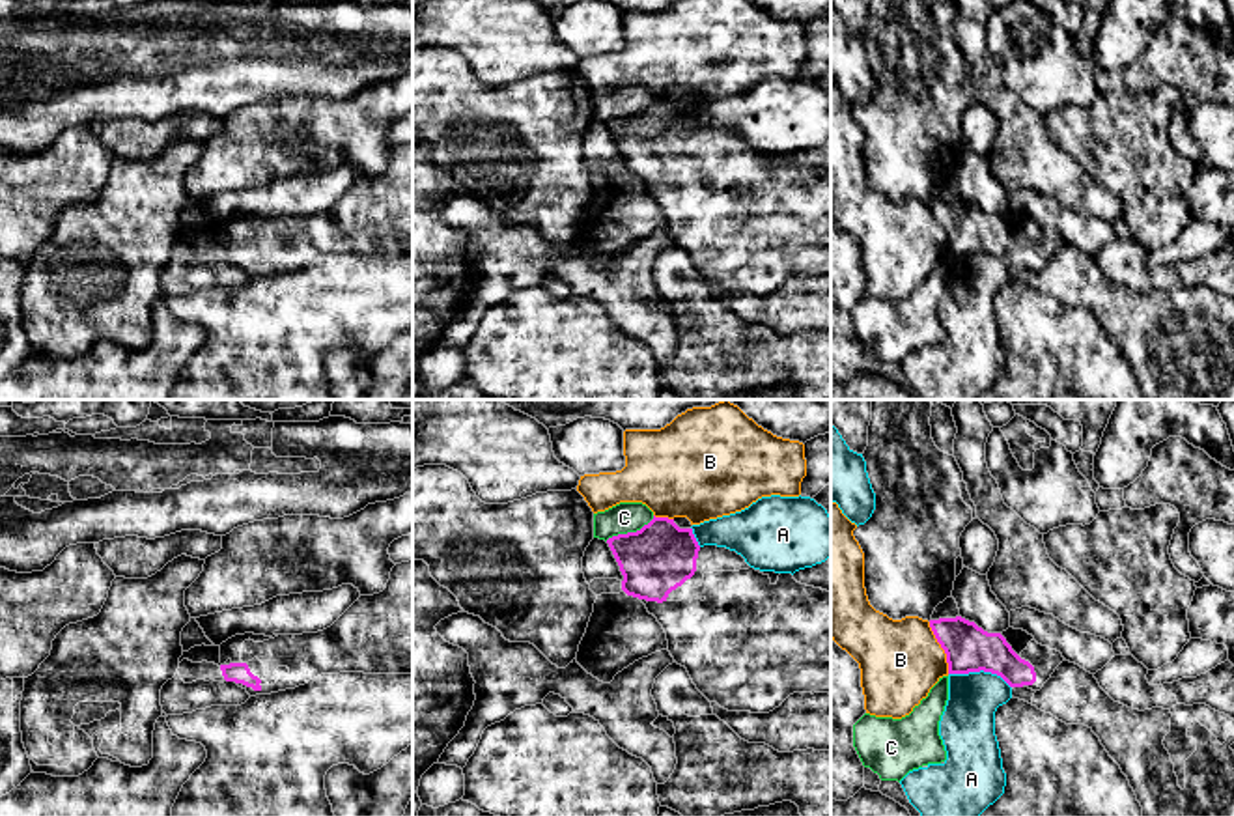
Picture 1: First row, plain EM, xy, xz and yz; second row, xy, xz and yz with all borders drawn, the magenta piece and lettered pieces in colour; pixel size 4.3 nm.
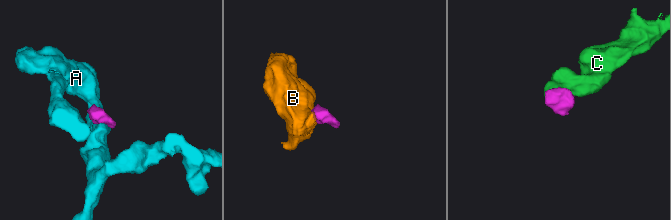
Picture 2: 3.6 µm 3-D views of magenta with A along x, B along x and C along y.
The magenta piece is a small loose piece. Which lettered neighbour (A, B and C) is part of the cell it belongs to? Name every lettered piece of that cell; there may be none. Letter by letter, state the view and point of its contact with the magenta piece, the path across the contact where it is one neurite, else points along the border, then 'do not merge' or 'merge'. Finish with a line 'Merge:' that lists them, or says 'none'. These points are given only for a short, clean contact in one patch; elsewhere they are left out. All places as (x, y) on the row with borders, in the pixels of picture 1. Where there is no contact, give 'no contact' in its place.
A: contact yz (981, 669); border yz (949, 673), (990, 671), (1010, 688); do not merge
B: contact yz (941, 647); do not merge
C: contact xz (630, 533); border xz (654, 516), (639, 529), (618, 533), (605, 540); do not merge
Merge: none

